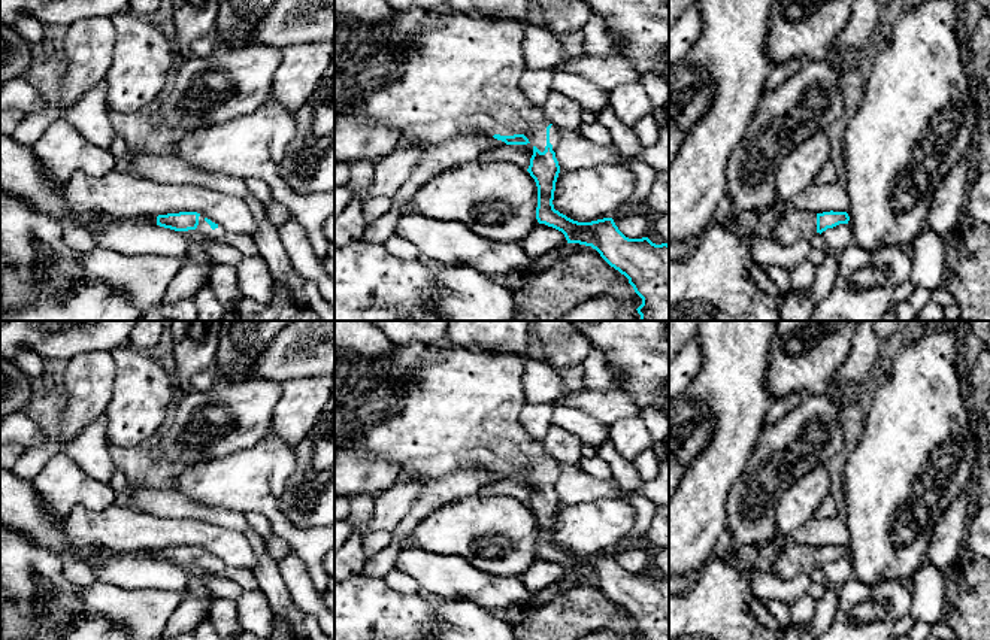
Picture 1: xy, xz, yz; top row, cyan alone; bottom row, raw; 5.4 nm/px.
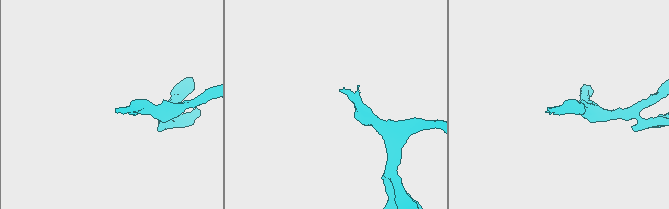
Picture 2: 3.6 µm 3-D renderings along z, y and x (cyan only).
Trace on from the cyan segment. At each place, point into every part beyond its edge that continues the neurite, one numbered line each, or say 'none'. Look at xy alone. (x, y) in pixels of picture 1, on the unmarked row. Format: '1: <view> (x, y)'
1: xy (203, 561)

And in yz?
1: yz (793, 560)

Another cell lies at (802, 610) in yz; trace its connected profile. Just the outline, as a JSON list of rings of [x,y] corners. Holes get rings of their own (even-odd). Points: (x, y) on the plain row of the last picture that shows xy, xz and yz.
[[[805,595],[790,606],[791,621],[796,624],[809,624],[815,615],[815,600]]]

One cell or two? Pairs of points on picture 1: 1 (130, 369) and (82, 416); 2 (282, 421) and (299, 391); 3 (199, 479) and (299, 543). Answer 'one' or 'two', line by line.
1: two
2: one
3: one

